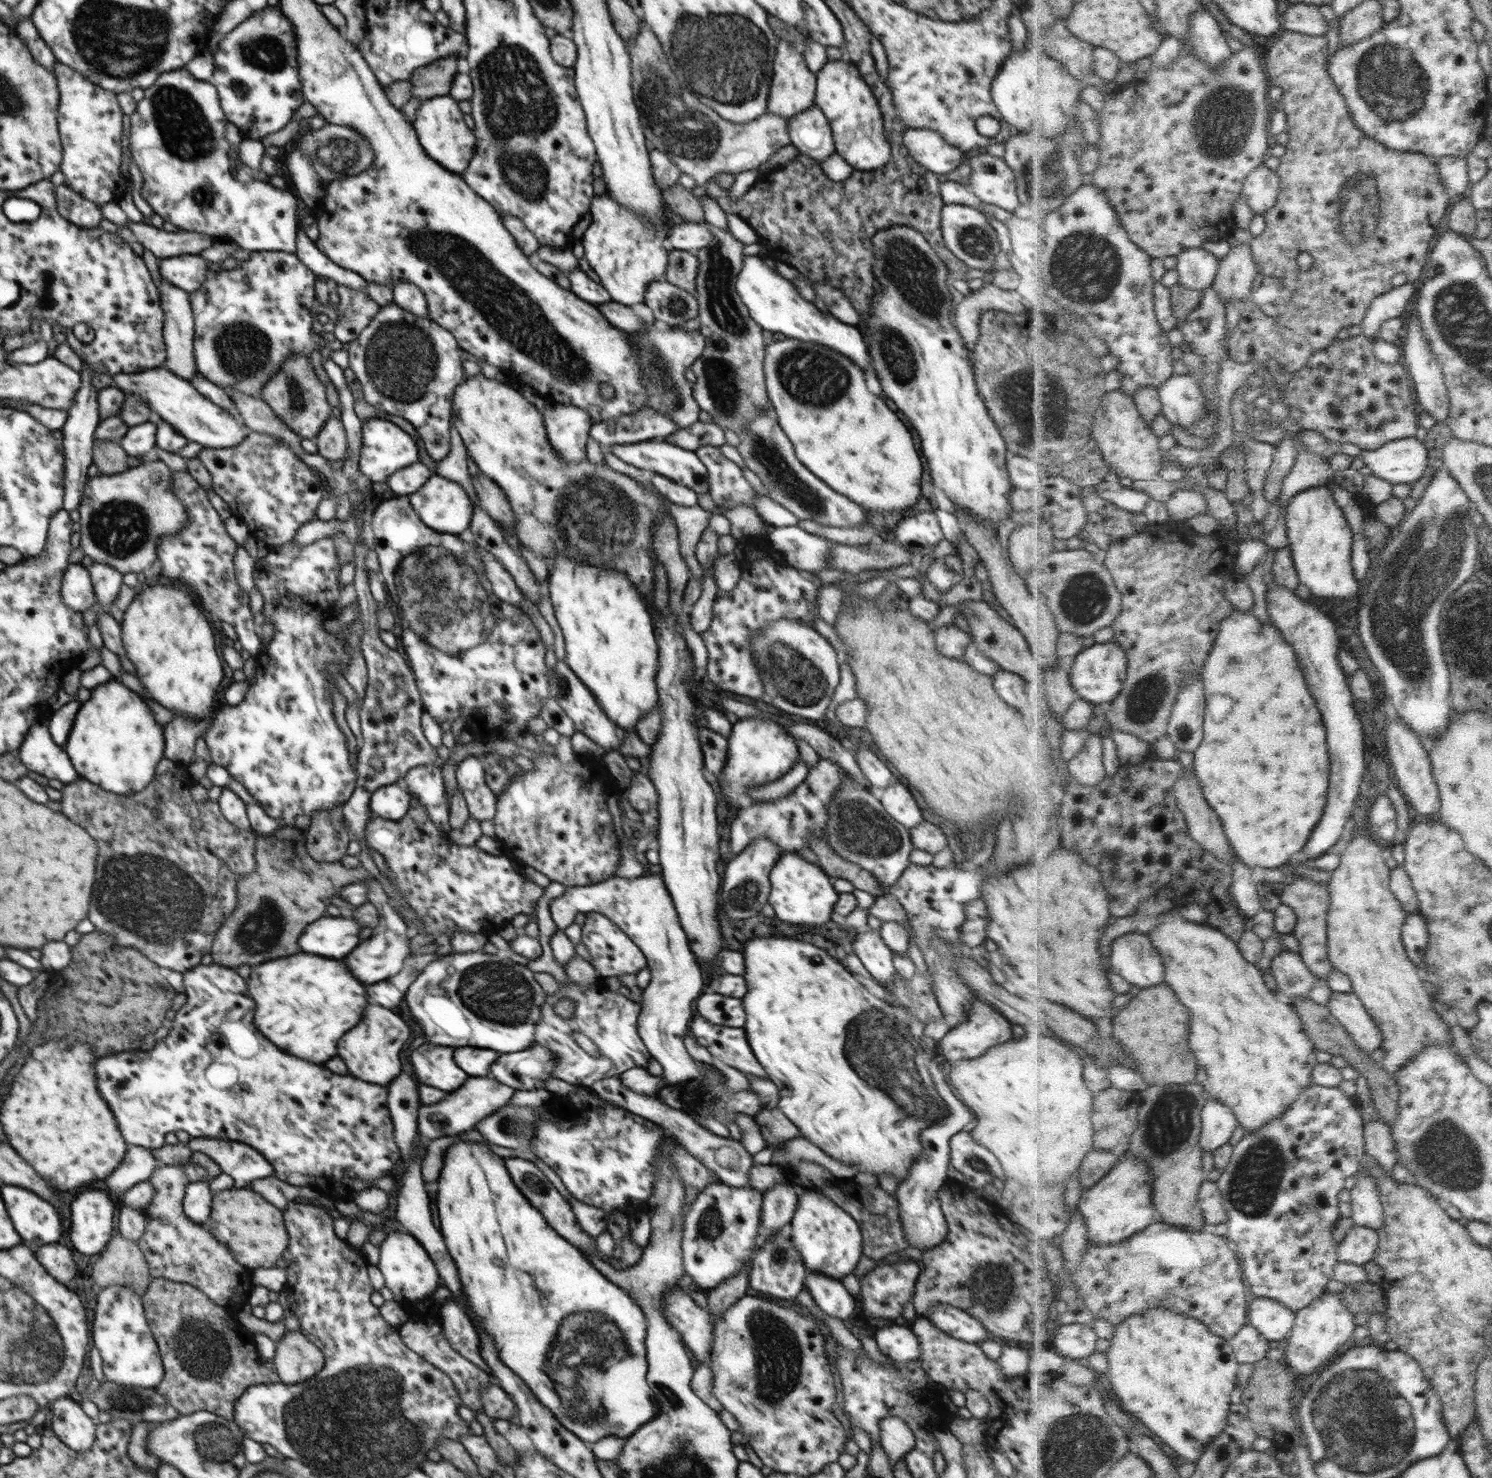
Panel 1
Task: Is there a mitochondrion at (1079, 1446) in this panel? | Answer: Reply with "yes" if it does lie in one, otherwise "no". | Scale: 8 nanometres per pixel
yes

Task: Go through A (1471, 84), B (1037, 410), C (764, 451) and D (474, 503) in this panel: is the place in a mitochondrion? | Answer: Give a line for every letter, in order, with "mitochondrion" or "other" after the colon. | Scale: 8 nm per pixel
A: other
B: mitochondrion
C: mitochondrion
D: other

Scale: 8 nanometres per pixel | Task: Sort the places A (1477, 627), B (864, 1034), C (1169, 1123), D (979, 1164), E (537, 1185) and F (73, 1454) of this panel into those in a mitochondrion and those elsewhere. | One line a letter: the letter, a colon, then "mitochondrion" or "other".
A: mitochondrion
B: mitochondrion
C: mitochondrion
D: mitochondrion
E: mitochondrion
F: other

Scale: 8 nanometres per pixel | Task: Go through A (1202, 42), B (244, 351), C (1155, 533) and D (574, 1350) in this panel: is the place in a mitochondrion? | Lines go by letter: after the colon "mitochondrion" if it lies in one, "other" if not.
A: other
B: mitochondrion
C: other
D: mitochondrion

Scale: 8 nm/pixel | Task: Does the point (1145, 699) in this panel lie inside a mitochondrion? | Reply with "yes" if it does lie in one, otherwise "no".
yes

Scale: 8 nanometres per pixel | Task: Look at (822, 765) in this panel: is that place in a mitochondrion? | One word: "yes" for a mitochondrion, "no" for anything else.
no

